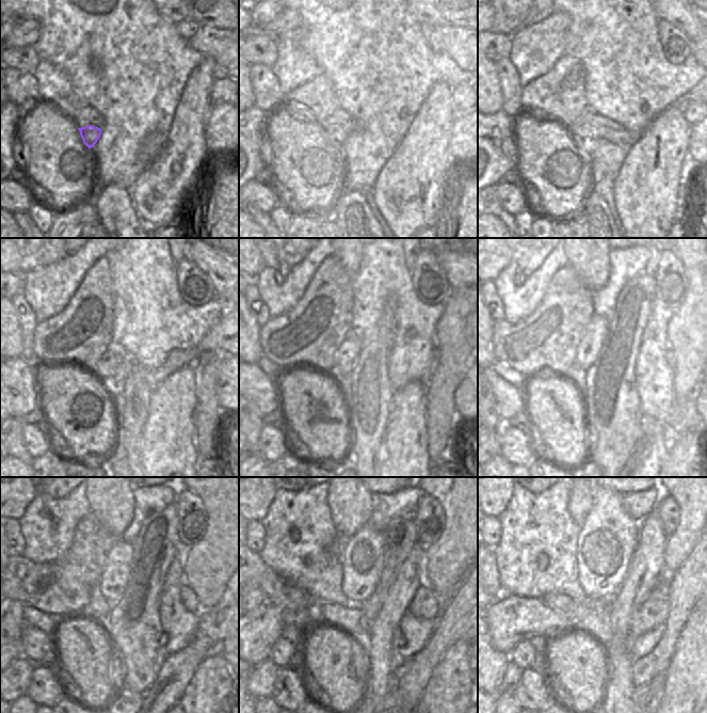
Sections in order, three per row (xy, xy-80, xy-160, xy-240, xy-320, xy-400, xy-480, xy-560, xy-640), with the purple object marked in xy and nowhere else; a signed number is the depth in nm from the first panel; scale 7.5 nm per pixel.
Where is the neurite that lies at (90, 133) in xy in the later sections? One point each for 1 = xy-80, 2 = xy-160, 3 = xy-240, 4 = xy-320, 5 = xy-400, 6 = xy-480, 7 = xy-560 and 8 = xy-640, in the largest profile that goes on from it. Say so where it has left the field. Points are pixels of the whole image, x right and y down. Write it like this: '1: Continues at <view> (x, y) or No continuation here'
1: Continues at xy-80 (335, 135)
2: Continues at xy-160 (572, 130)
3: Continues at xy-240 (115, 351)
4: Continues at xy-320 (344, 358)
5: Continues at xy-400 (592, 338)
6: Continues at xy-480 (114, 576)
7: Continues at xy-560 (363, 555)
8: Continues at xy-640 (608, 537)

